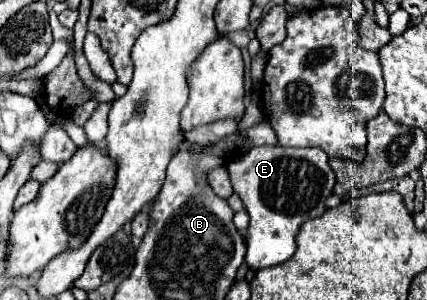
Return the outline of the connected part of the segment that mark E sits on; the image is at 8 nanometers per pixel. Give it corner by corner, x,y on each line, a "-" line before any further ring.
253,147
251,151
225,163
233,189
241,197
251,221
247,227
245,261
259,271
285,263
293,257
295,235
309,215
325,213
325,199
333,193
335,173
327,163
327,153
319,147

